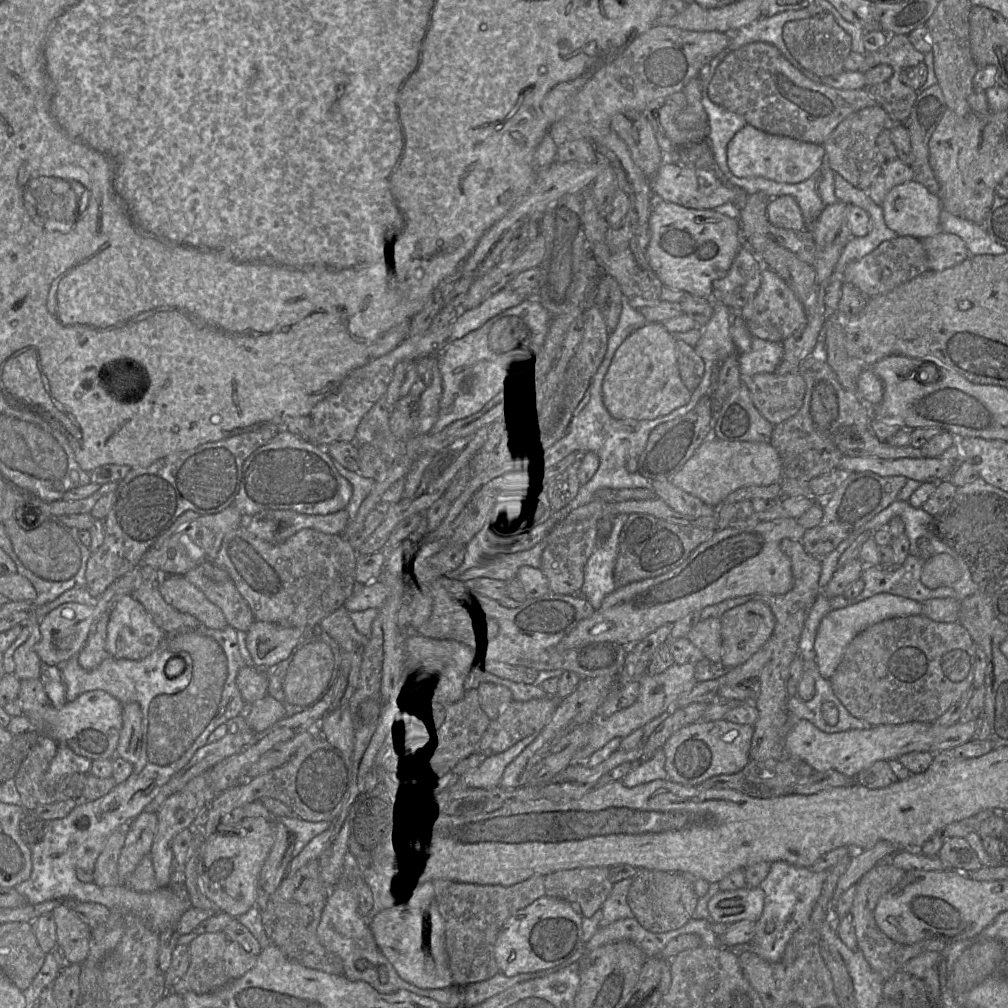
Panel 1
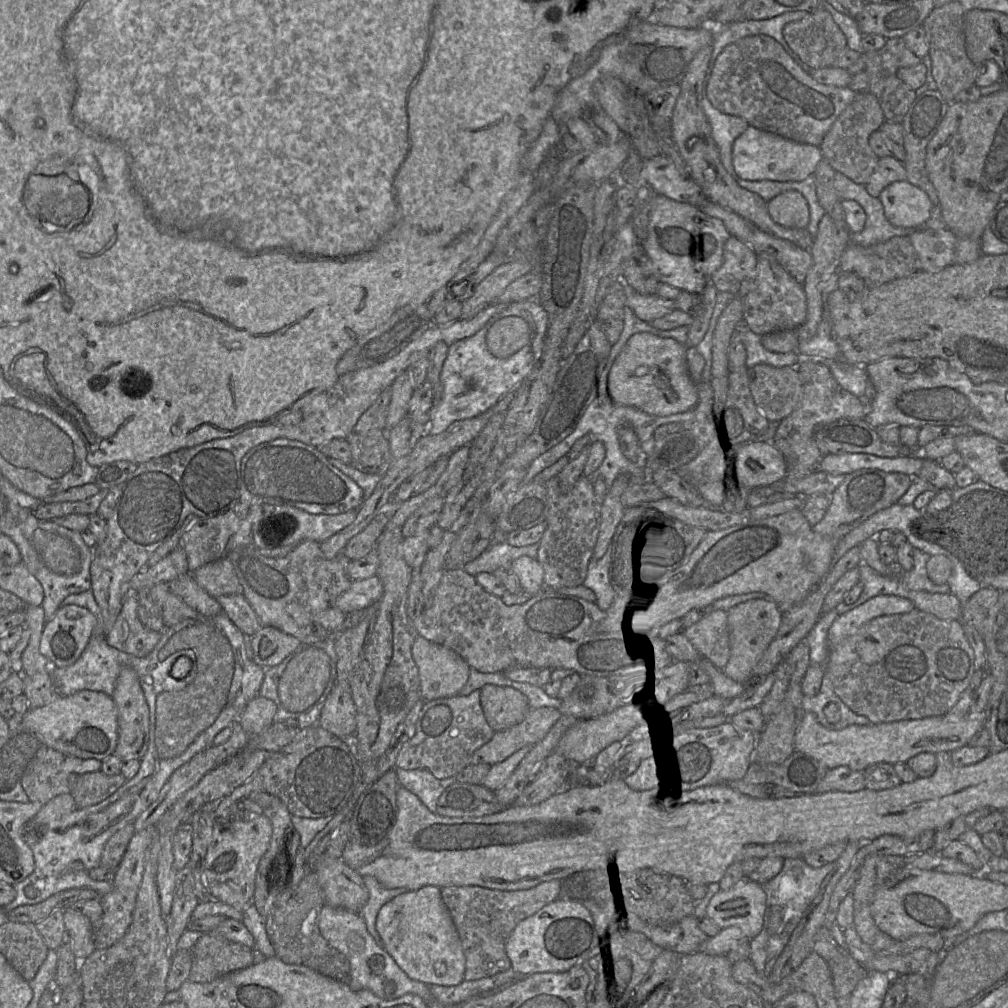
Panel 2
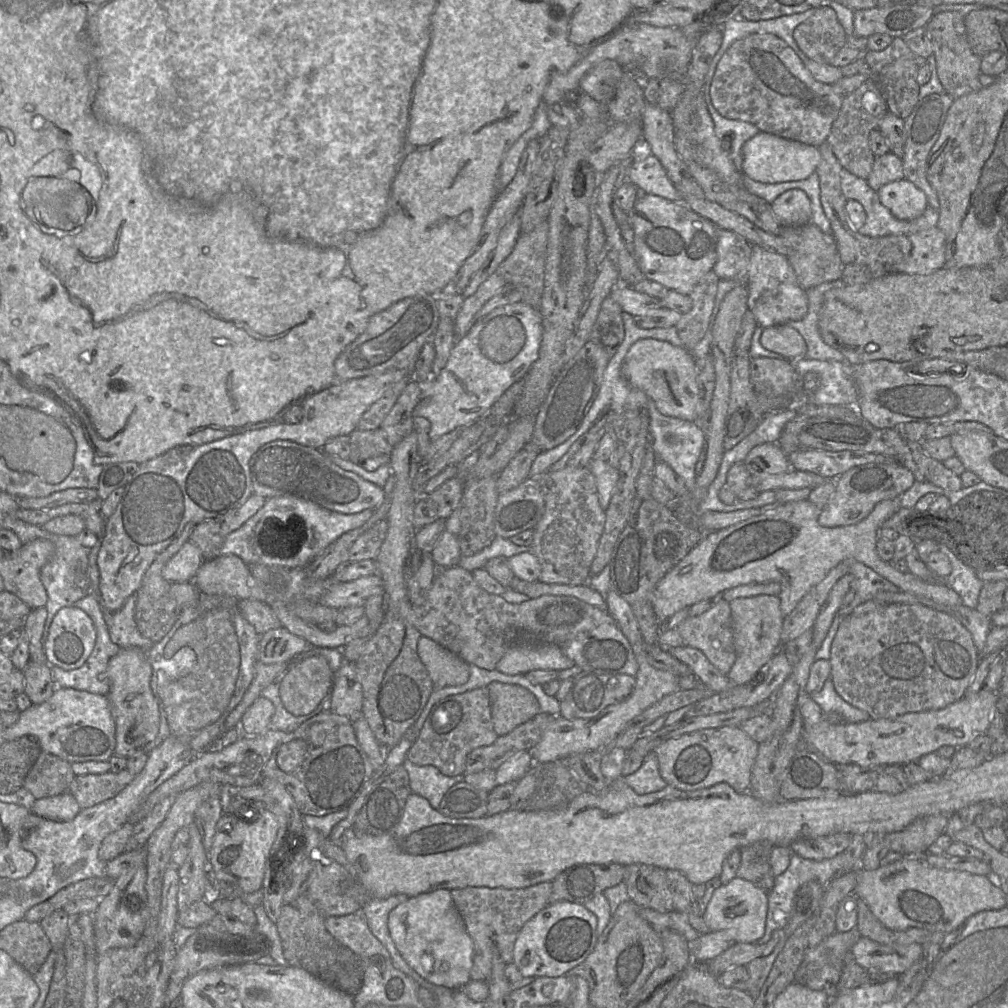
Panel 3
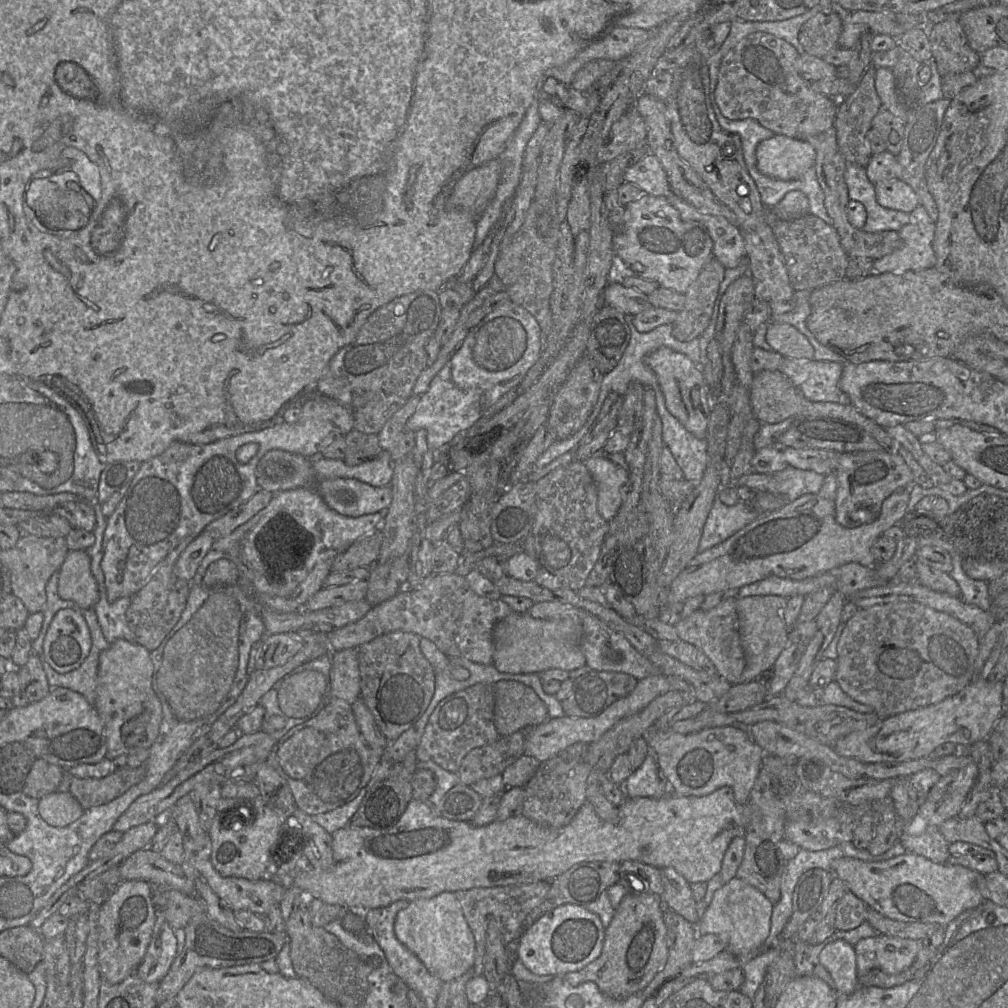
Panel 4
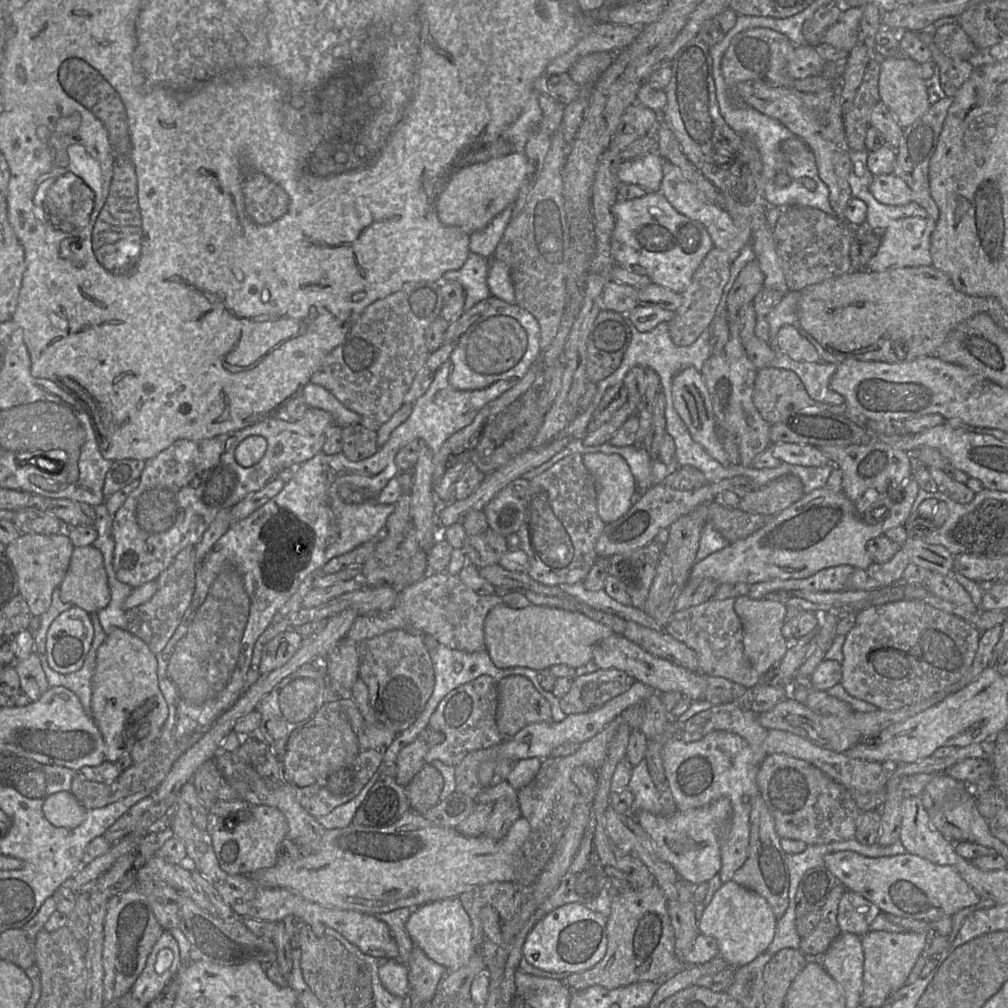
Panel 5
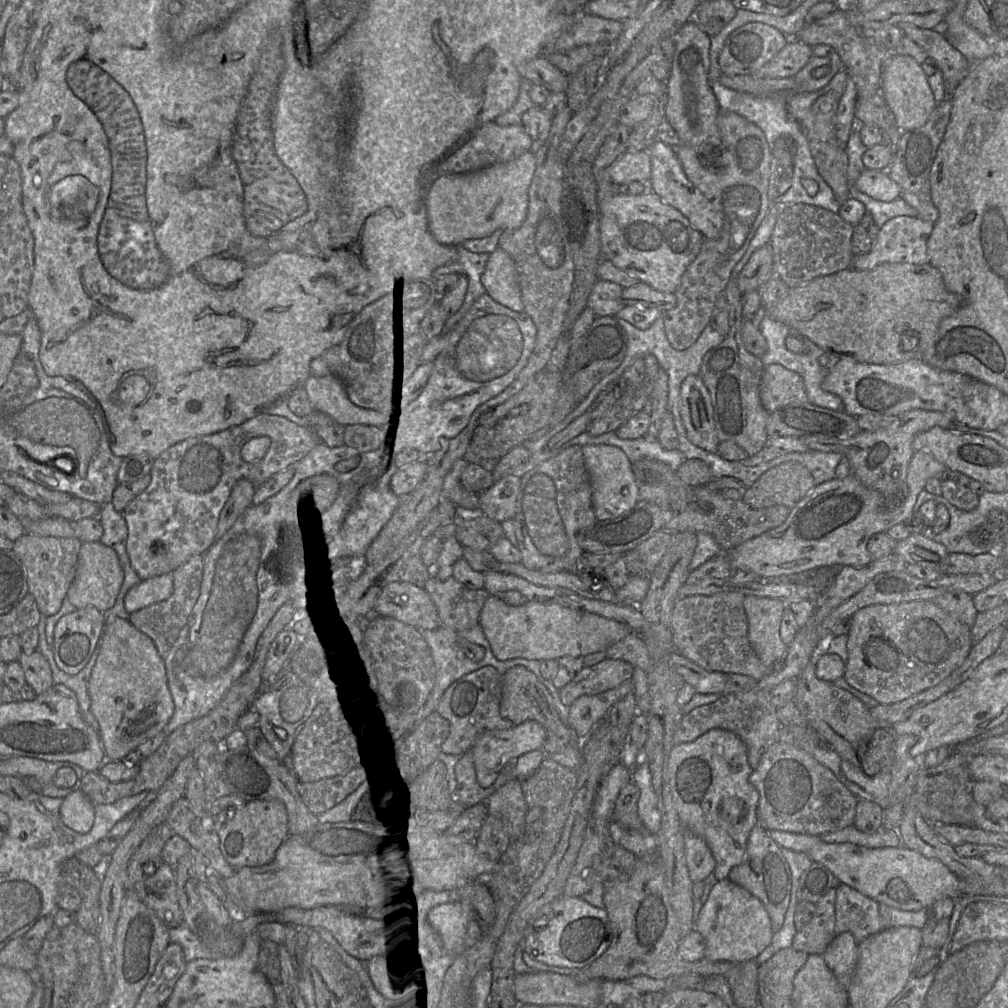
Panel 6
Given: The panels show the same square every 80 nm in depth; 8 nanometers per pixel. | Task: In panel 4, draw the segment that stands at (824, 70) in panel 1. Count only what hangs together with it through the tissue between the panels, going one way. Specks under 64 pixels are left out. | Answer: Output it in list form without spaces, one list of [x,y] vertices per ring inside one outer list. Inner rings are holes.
[[[829,7],[823,8],[801,26],[798,39],[806,53],[824,58],[830,51],[839,47],[841,32],[842,20]]]

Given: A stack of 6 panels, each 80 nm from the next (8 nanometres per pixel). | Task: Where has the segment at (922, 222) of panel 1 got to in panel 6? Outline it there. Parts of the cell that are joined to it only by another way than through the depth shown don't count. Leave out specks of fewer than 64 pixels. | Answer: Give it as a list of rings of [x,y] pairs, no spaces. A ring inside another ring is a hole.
[[[865,168],[856,180],[854,187],[883,202],[890,202],[900,197],[900,188],[887,170]]]

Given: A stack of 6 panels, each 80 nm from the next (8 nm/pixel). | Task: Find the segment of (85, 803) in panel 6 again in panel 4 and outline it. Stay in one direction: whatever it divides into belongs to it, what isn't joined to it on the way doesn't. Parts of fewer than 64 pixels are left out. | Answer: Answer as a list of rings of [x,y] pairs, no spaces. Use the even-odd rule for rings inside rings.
[[[54,792],[41,798],[38,803],[41,817],[53,827],[65,827],[77,821],[84,809],[69,792]]]

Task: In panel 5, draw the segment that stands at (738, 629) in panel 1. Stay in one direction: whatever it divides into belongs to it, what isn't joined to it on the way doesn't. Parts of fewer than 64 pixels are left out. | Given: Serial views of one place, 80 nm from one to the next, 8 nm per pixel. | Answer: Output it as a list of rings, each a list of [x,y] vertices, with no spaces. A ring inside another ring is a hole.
[[[740,596],[736,598],[734,608],[743,626],[745,656],[755,673],[762,677],[782,660],[791,644],[782,635],[787,606],[778,601]]]

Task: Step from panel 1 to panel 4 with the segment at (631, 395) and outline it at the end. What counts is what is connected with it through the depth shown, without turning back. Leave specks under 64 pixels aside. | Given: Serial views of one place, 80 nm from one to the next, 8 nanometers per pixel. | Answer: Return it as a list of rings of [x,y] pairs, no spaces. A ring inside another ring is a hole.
[[[660,347],[648,354],[645,362],[657,377],[669,412],[695,437],[706,439],[712,396],[705,383],[702,368],[684,354],[667,347]]]

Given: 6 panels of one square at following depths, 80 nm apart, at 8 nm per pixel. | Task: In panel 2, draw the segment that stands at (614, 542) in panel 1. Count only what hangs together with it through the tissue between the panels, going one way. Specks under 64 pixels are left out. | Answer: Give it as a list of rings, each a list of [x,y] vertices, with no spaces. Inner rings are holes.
[[[612,542],[602,558],[592,559],[589,562],[587,576],[583,586],[591,589],[596,595],[596,605],[606,611],[616,597],[614,589],[610,583],[610,567],[613,557]]]

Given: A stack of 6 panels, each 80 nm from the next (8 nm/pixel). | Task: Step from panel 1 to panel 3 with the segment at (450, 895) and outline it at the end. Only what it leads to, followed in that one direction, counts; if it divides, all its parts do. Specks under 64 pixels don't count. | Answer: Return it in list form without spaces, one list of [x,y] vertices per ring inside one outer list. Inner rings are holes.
[[[542,882],[517,889],[466,887],[450,891],[453,902],[473,941],[474,951],[470,980],[488,980],[495,951],[499,953],[506,964],[513,963],[513,948],[519,931],[528,920],[549,905],[551,891],[551,882]]]

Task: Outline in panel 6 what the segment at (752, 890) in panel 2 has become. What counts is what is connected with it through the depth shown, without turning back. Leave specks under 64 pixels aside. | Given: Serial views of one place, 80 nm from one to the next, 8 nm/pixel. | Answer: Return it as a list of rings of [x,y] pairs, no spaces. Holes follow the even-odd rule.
[[[731,880],[718,881],[703,905],[695,929],[706,940],[705,958],[709,961],[742,963],[756,958],[769,946],[775,932],[763,903]]]

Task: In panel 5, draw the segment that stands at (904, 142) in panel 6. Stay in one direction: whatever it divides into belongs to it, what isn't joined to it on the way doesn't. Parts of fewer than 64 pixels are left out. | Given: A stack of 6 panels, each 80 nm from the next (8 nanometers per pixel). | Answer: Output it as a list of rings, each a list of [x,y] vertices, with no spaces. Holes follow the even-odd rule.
[[[951,97],[938,100],[929,107],[922,117],[904,128],[900,145],[896,150],[896,163],[893,174],[899,176],[908,184],[912,191],[913,202],[922,206],[926,210],[928,217],[934,221],[939,219],[939,209],[930,192],[929,162],[936,150],[948,109],[953,100],[954,98]]]

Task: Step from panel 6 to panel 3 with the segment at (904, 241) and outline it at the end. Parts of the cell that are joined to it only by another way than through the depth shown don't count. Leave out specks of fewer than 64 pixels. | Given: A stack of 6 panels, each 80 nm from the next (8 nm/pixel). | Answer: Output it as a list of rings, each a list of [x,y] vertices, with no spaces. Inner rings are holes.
[[[938,226],[907,236],[912,243],[909,258],[895,267],[893,272],[906,274],[930,274],[945,265],[946,238]]]

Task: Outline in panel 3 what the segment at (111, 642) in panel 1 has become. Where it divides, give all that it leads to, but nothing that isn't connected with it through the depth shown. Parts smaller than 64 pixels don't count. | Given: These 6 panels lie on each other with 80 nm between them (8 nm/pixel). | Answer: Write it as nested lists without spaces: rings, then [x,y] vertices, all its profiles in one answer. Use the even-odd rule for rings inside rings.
[[[135,594],[130,595],[123,606],[115,611],[104,611],[104,620],[107,625],[111,641],[120,648],[137,648],[147,650],[152,646],[152,641],[141,635],[135,618]]]

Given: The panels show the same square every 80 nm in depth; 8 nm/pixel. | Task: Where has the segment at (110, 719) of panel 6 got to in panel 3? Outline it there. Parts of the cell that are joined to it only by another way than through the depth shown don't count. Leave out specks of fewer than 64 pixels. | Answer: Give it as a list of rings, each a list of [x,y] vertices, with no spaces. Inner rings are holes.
[[[121,648],[109,661],[106,678],[110,689],[106,696],[116,728],[114,755],[129,758],[135,754],[148,754],[154,746],[160,727],[160,710],[151,689],[152,673],[146,650]]]

